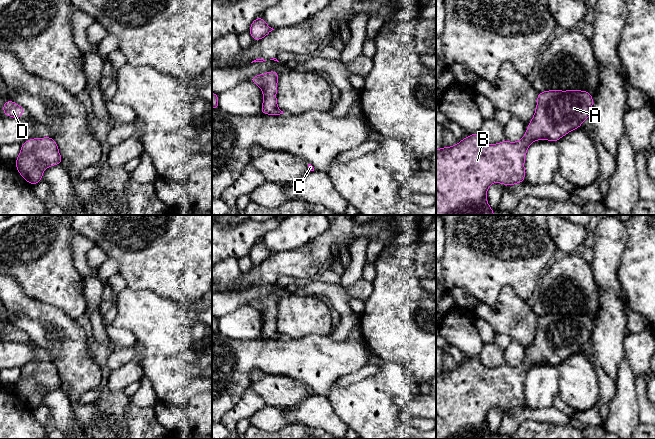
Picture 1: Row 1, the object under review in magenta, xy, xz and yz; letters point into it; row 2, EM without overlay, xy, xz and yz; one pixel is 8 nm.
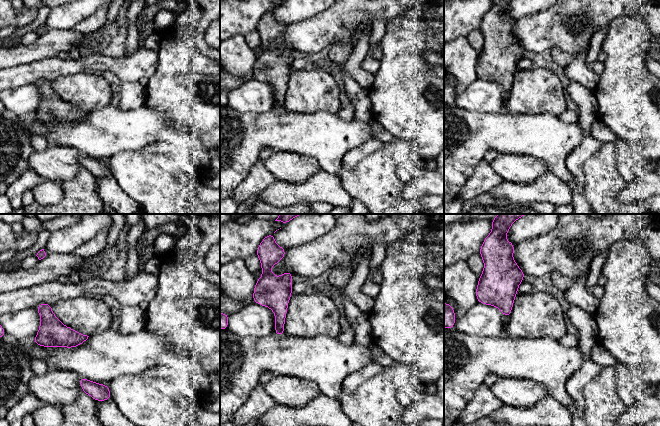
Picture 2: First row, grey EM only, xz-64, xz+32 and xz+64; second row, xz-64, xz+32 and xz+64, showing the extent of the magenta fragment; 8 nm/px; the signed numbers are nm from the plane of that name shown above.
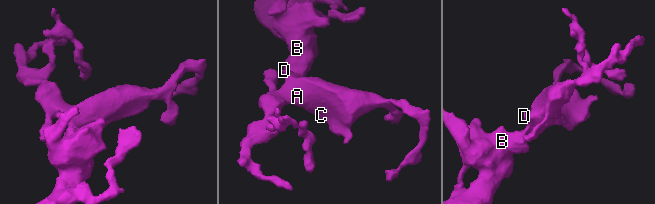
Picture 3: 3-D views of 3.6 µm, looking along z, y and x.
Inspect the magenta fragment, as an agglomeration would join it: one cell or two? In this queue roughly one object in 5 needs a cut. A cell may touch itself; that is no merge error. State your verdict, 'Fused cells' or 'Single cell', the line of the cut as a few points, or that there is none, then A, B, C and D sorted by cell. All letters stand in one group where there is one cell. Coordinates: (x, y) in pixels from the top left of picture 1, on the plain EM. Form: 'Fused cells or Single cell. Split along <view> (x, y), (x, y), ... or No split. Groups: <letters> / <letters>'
Single cell. No split. Groups: A B C D

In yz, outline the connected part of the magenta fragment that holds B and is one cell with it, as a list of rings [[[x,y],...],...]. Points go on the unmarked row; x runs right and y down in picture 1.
[[[548,314],[537,318],[537,330],[532,344],[528,347],[524,361],[517,366],[507,364],[497,368],[488,368],[478,357],[471,358],[453,371],[442,371],[436,374],[436,439],[494,439],[490,432],[486,417],[489,410],[498,406],[505,410],[525,406],[525,379],[533,365],[549,364],[558,366],[572,354],[581,351],[582,346],[591,342],[593,319],[581,314]]]

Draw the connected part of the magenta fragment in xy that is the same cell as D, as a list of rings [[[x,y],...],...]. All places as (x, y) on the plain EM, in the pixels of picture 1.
[[[7,324],[3,327],[2,338],[8,339],[10,342],[21,343],[21,340],[24,336],[25,333],[17,327],[14,327],[13,324]]]

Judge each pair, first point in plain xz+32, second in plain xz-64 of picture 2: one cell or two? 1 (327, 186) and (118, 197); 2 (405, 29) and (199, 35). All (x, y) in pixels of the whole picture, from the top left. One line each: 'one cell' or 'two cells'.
1: one cell
2: two cells

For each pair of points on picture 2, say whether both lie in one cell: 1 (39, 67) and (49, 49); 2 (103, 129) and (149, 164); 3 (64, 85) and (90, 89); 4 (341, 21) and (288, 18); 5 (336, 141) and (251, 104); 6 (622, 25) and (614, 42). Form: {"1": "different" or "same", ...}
{"1": "different", "2": "different", "3": "same", "4": "different", "5": "different", "6": "same"}

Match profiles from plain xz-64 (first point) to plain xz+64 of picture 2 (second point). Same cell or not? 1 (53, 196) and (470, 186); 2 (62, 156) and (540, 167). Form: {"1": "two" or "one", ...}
{"1": "two", "2": "one"}

